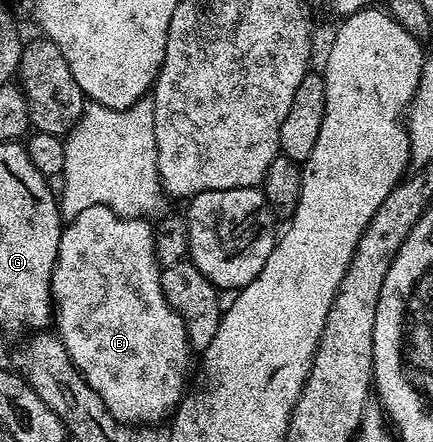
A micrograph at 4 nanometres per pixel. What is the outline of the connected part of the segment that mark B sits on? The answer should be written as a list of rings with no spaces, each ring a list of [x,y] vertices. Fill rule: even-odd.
[[[95,204],[90,210],[82,210],[82,214],[71,217],[63,225],[60,233],[60,245],[58,246],[58,258],[52,275],[52,302],[54,305],[54,328],[58,333],[61,342],[66,346],[74,366],[86,378],[86,382],[106,402],[106,408],[110,414],[114,414],[117,422],[131,424],[133,426],[156,426],[167,421],[180,406],[180,401],[186,395],[184,383],[188,380],[188,363],[192,360],[194,349],[188,342],[184,320],[178,312],[166,302],[166,294],[162,290],[160,281],[161,266],[156,261],[156,247],[154,246],[154,235],[144,236],[143,228],[145,221],[140,218],[121,218],[106,206]]]

